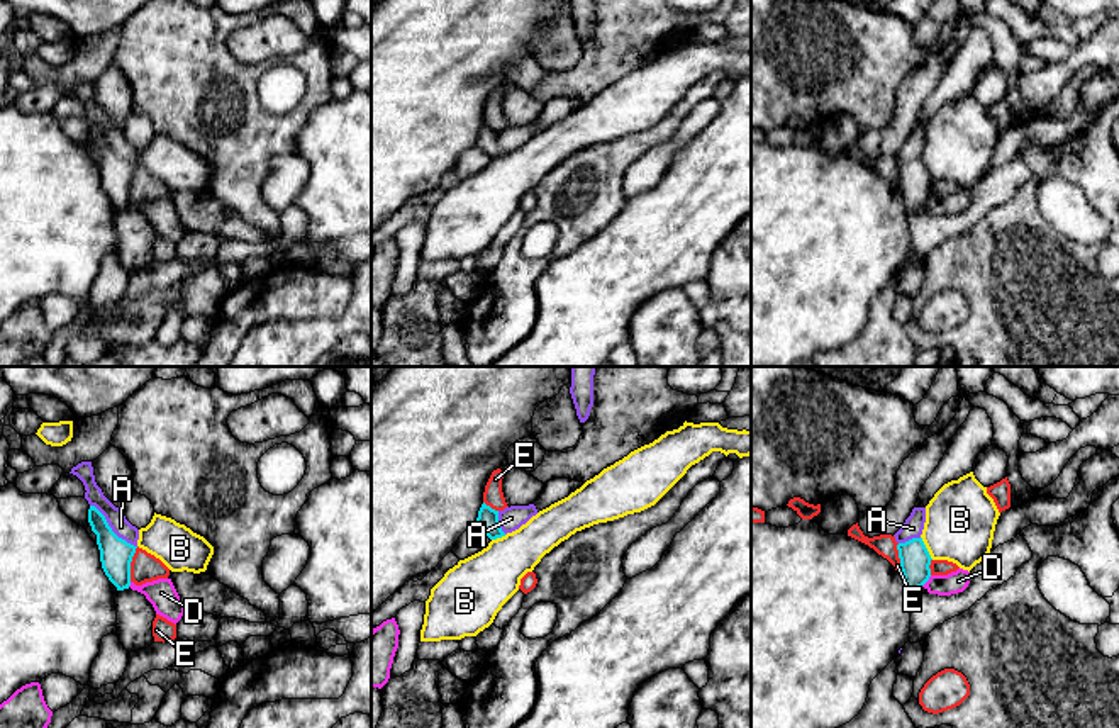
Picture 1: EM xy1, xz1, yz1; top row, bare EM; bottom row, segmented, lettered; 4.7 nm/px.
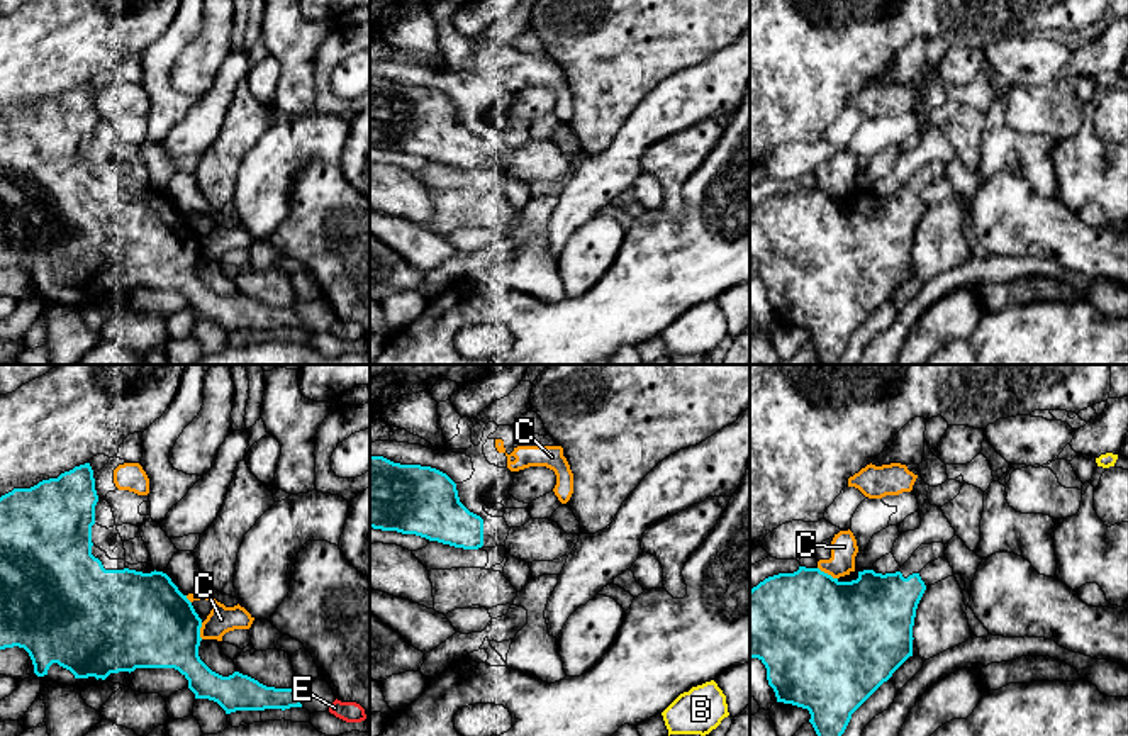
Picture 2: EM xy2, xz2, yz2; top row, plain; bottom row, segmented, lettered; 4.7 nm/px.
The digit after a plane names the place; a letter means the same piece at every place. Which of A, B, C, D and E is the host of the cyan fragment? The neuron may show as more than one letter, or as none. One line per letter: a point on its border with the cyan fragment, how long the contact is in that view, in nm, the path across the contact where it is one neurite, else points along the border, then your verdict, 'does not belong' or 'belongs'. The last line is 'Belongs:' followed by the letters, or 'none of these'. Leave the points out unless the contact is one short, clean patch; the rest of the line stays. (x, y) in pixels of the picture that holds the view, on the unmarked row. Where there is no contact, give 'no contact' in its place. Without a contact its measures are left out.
A: contact xy1 (111, 148); length 300 nm; border xy1 (90, 124), (119, 156), (136, 167); does not belong
B: contact yz1 (926, 168); length 130 nm; border yz1 (921, 156), (933, 179); does not belong
C: contact yz2 (826, 194); length 110 nm; does not belong
D: contact yz1 (926, 201); length 80 nm; border yz1 (931, 196), (921, 206); does not belong
E: contact xy1 (129, 184); length 170 nm; does not belong
Belongs: none of these

